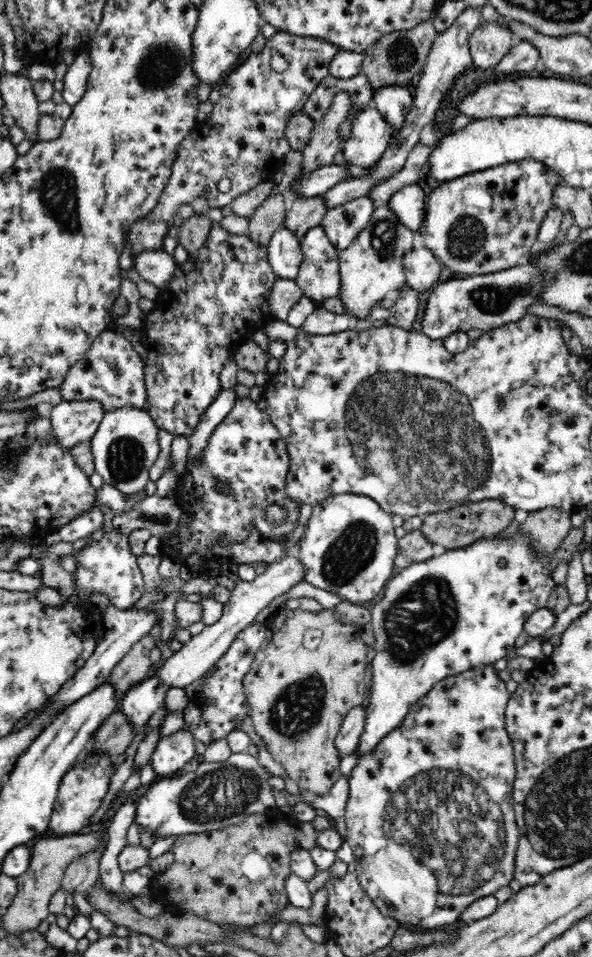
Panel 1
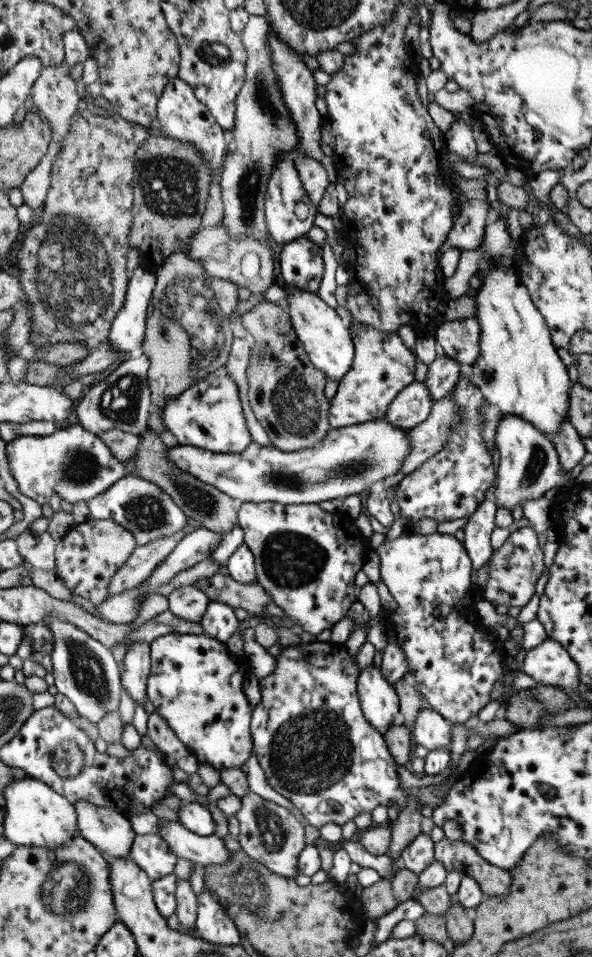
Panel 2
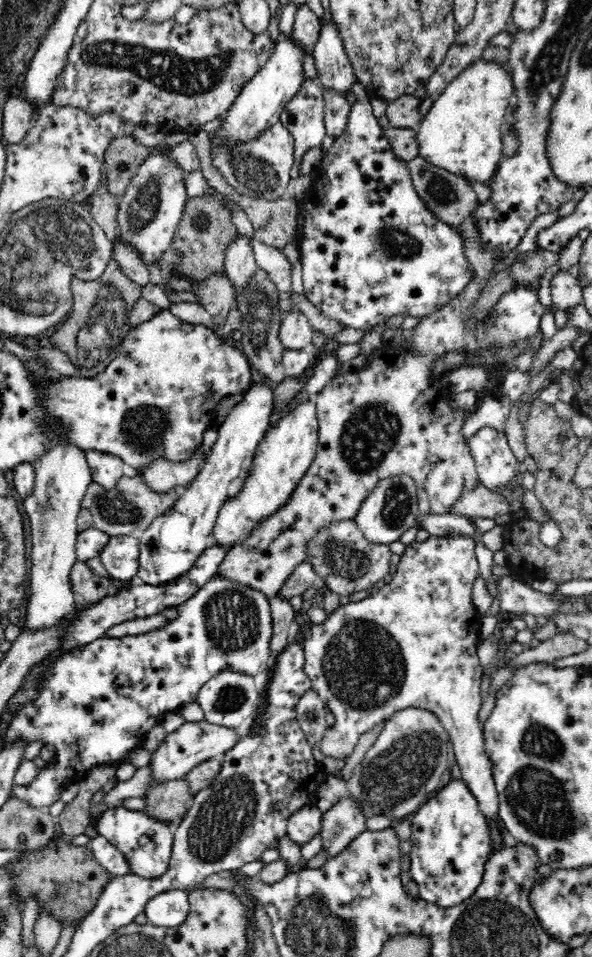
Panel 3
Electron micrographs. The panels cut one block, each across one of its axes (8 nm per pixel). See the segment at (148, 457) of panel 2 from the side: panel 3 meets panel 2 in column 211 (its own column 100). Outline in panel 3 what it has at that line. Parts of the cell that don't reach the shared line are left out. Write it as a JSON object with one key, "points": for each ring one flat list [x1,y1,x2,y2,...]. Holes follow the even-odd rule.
{"points":[[124,476,110,490,91,481,81,500,81,508,86,508,92,513,94,527,106,532,110,537,124,535,140,535,150,527,154,519,168,510,184,489,176,486,174,490,160,494,150,490,149,486,139,477]]}

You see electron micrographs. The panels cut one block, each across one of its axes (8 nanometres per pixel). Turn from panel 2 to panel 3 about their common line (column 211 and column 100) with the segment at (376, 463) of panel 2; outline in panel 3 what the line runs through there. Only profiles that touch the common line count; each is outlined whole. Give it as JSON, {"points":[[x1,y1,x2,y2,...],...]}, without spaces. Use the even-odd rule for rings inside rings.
{"points":[[85,451,85,455,91,470,91,481,110,490,124,477,124,461,107,452]]}

